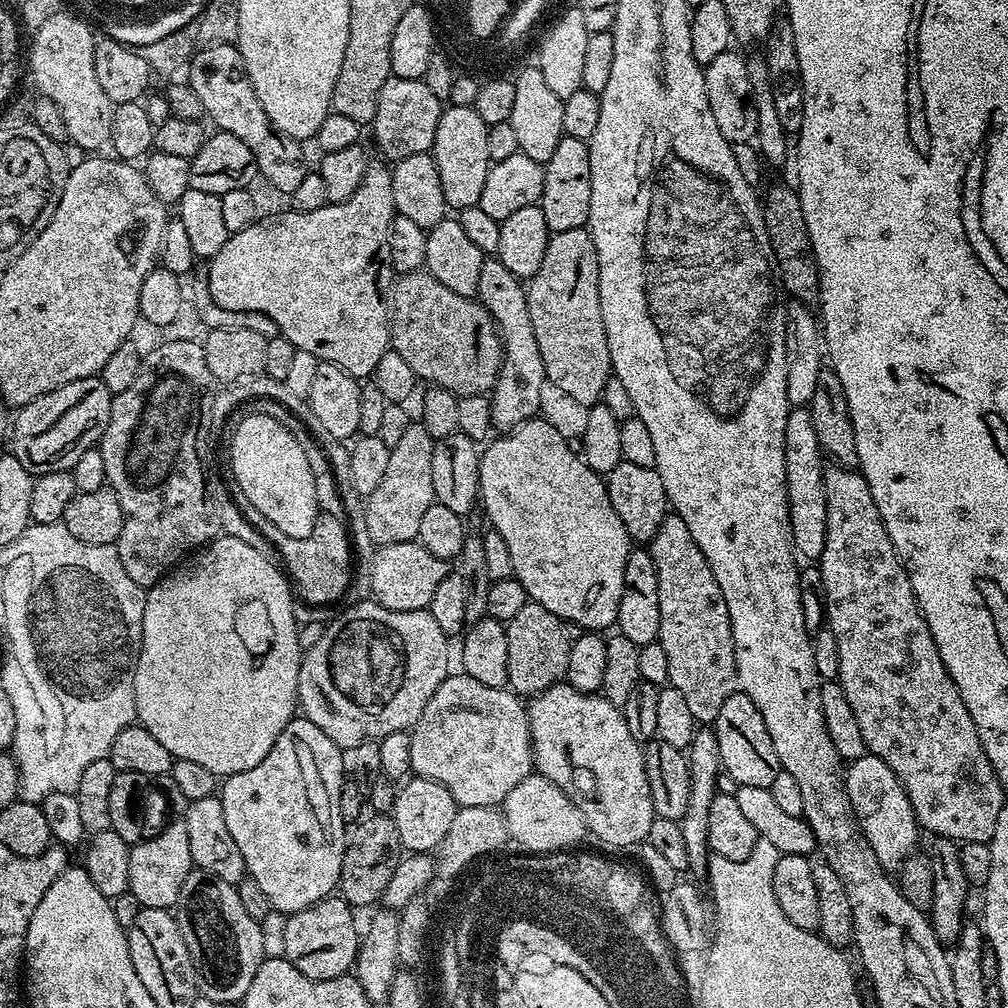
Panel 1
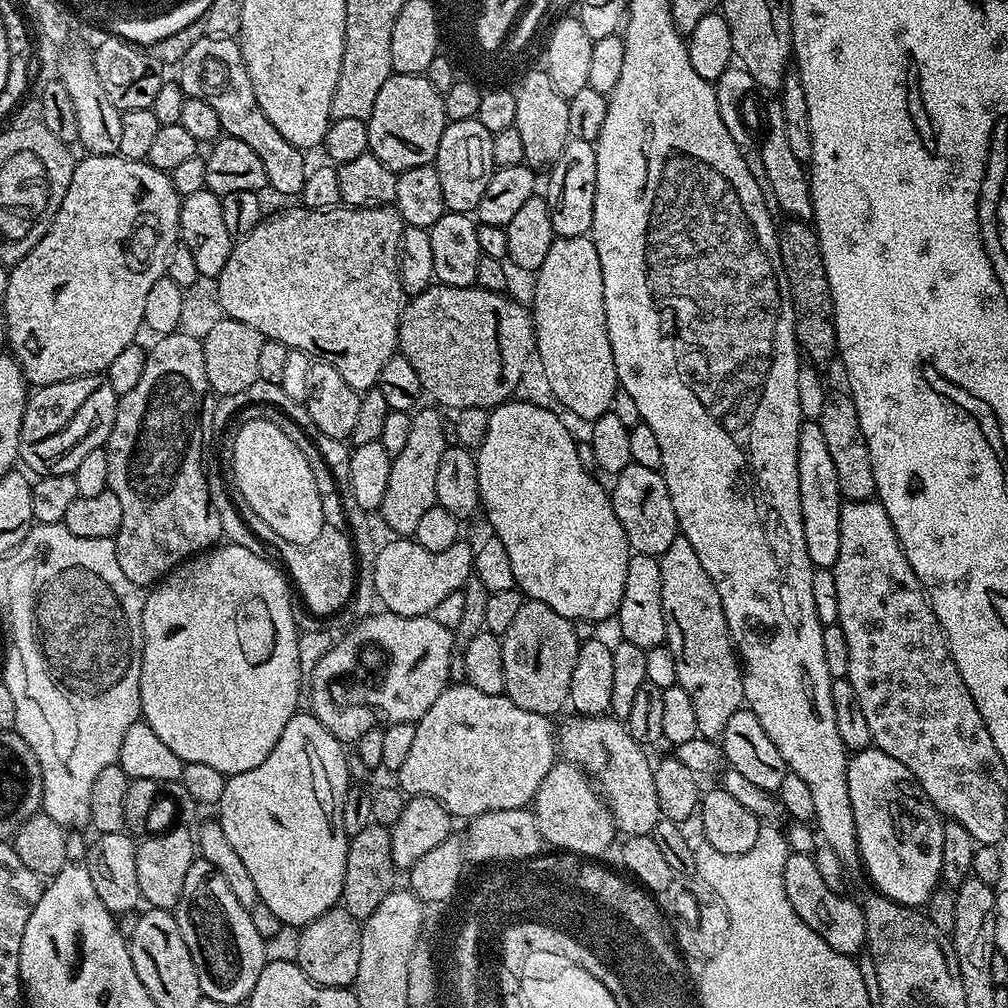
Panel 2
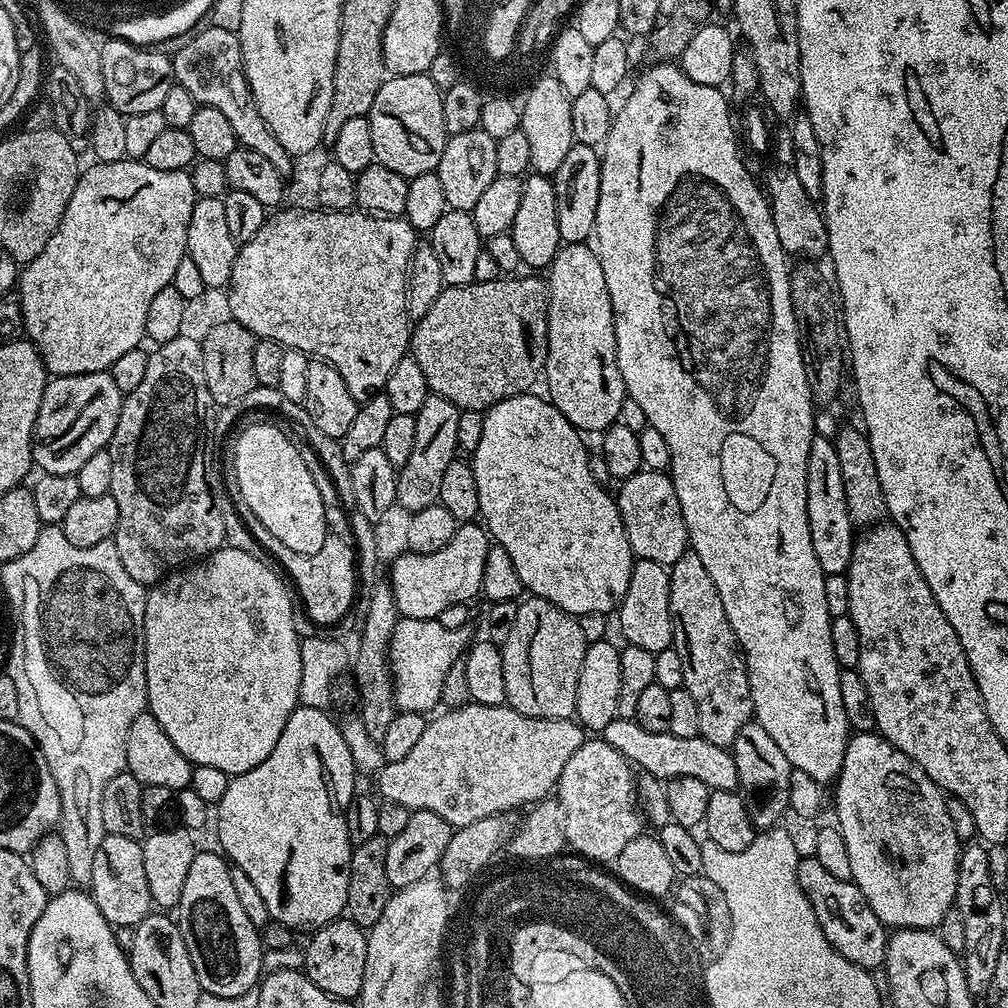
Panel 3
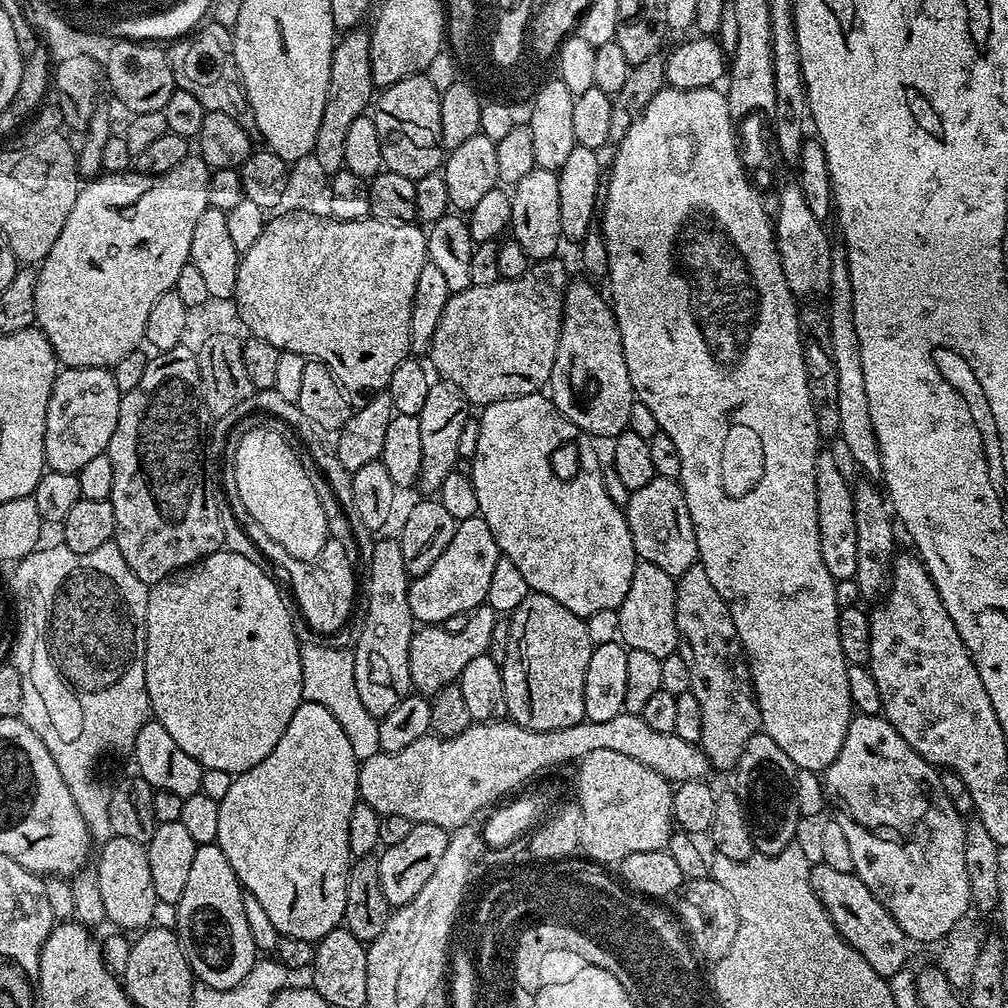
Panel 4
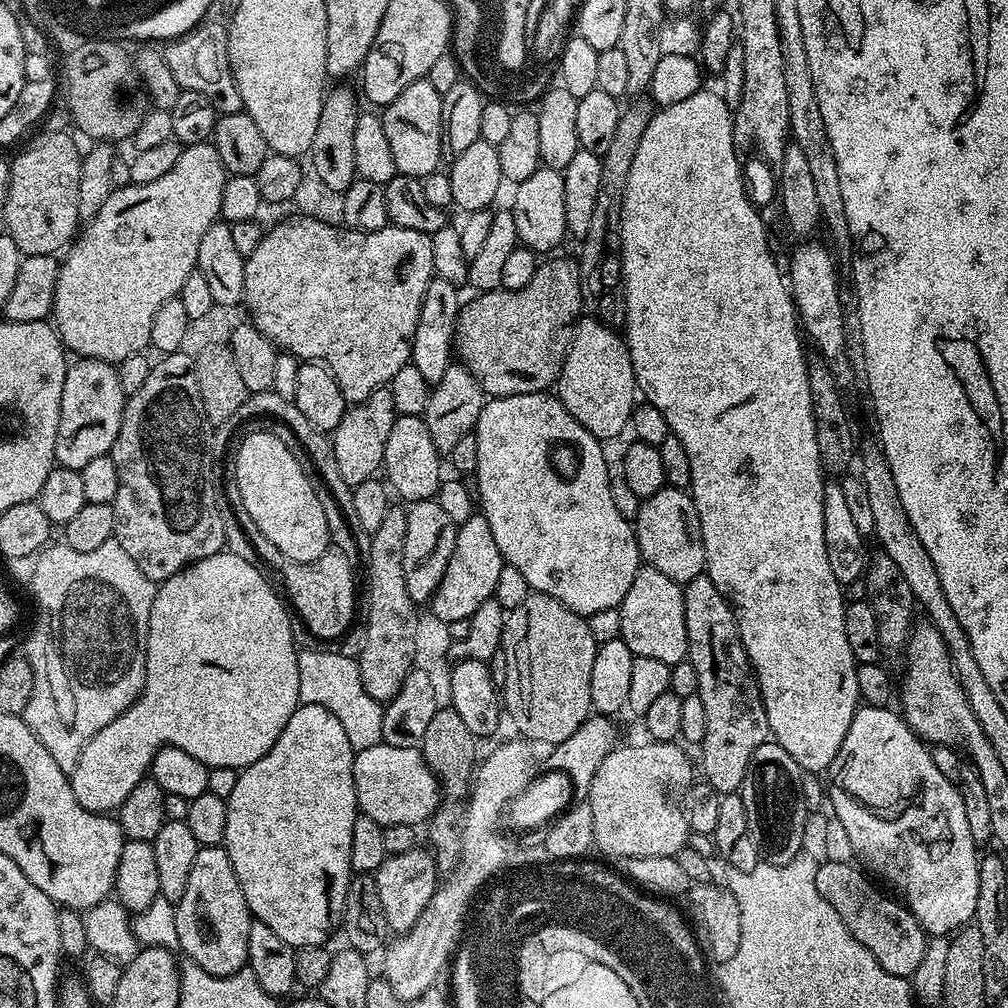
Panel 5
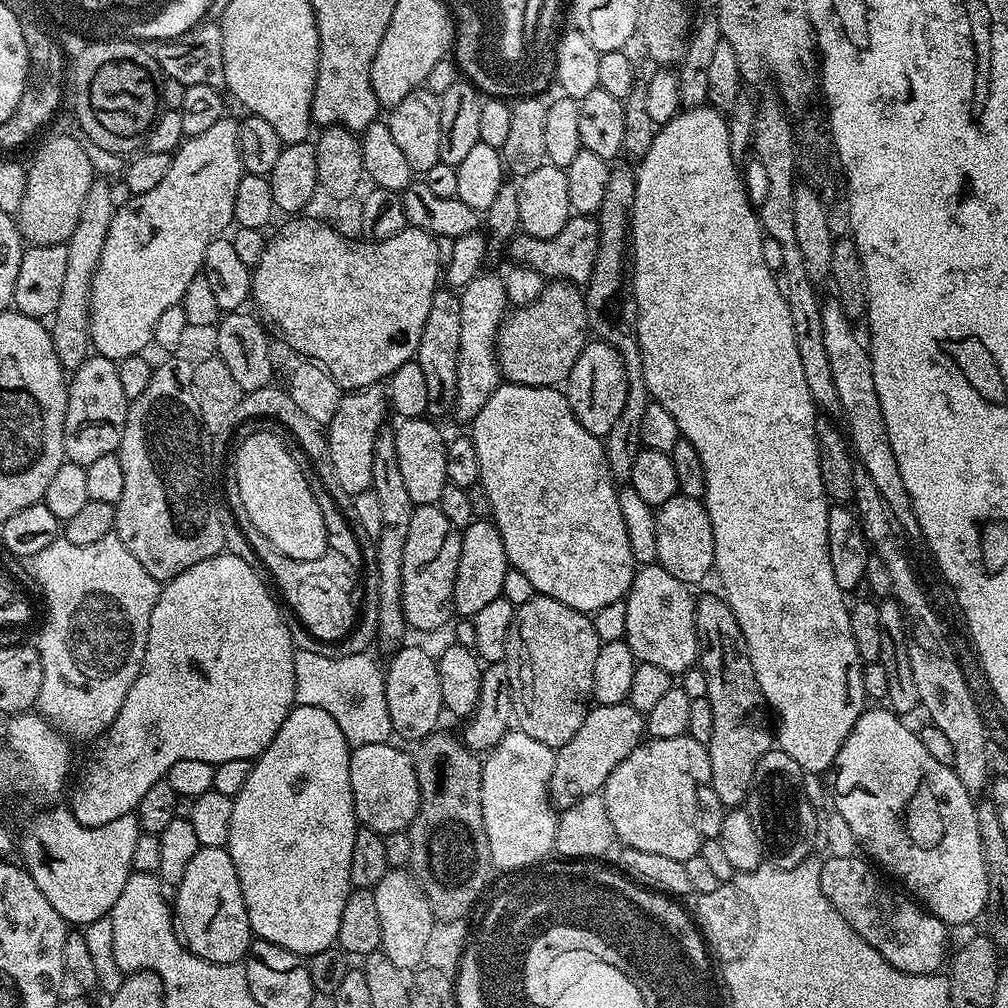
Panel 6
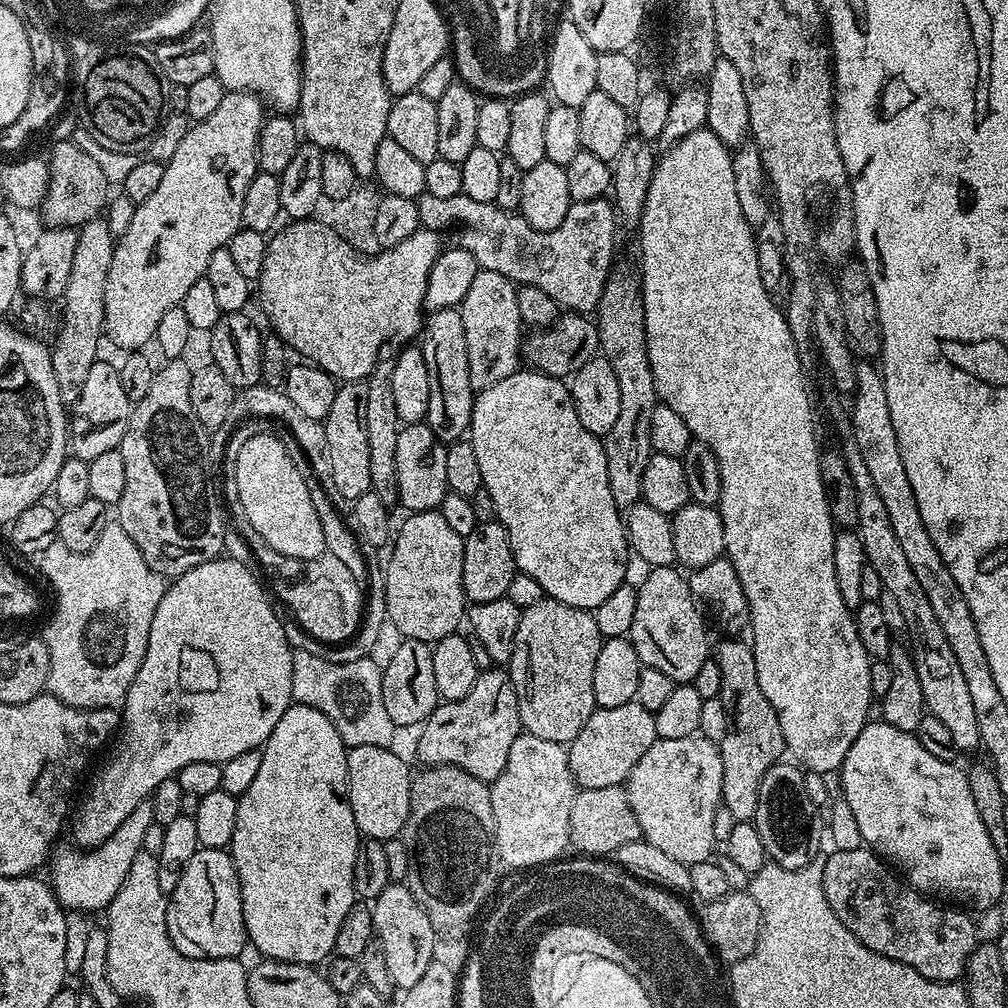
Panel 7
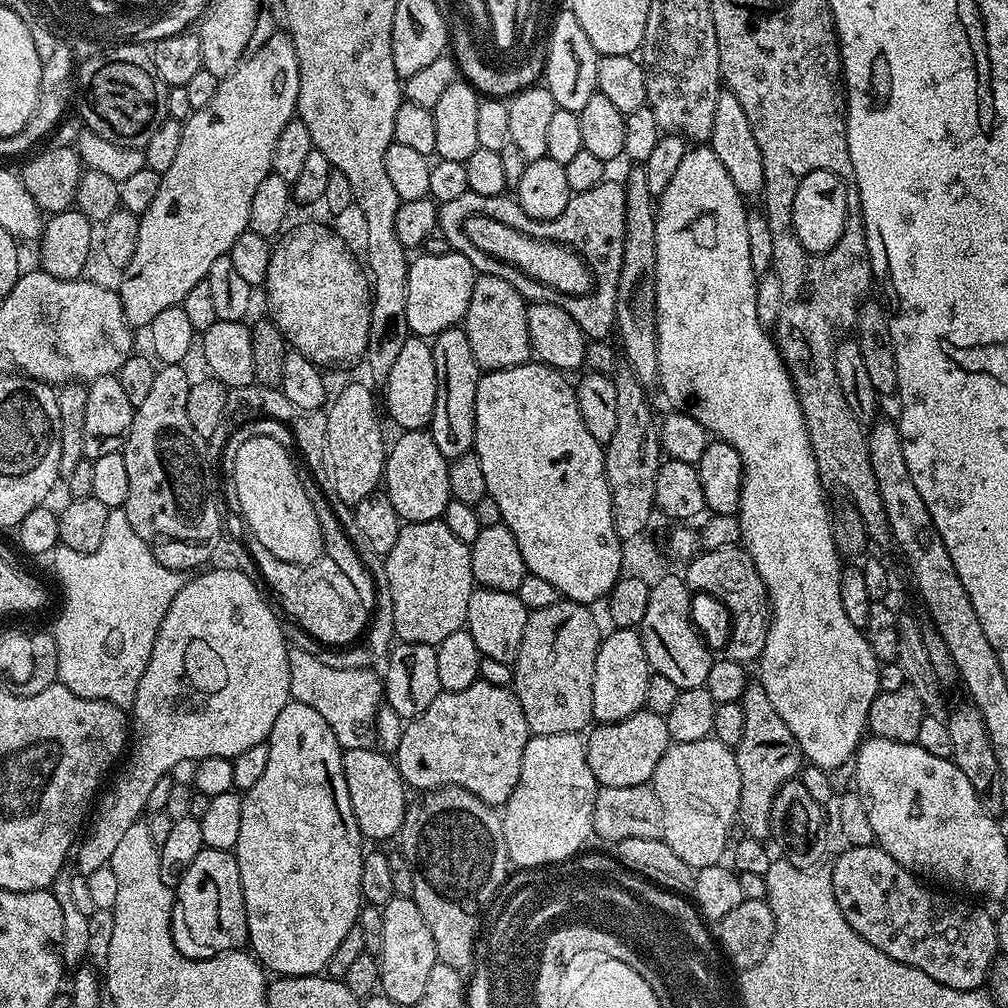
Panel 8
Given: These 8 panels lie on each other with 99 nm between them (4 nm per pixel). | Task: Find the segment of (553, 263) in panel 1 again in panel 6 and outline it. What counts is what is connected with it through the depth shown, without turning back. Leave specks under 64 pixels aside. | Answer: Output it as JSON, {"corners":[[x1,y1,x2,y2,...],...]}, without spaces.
{"corners":[[599,338,589,339,582,354,578,354,578,362,574,362,574,370,570,370,566,381,568,405,590,434,605,437,608,431,618,422,618,414,622,414,622,406,626,406,628,379,622,358,614,346]]}

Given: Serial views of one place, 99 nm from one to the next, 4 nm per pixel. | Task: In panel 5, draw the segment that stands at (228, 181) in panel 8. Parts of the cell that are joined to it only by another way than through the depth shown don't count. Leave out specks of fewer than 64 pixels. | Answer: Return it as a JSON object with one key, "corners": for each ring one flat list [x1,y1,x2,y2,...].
{"corners":[[205,142,187,145,170,171,154,182,128,182,125,188,113,187,101,209,79,229,59,261,51,319,69,353,77,352,75,355,85,360,119,362,149,345,150,325,158,306,177,299,182,282,197,271,198,246,202,234,220,220,222,190,228,178,218,150,211,142]]}

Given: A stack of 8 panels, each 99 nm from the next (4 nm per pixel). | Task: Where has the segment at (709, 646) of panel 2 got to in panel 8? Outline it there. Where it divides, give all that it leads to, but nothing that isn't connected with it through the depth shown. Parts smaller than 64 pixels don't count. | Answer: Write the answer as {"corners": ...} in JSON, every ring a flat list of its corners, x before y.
{"corners":[[750,682,740,699,744,725,742,726,742,742,734,749,738,762,738,774,742,778,740,791,739,827,744,827,745,837,767,841,771,837,770,806,774,806,774,798,778,790,788,780,797,779,801,774,802,757,800,747,790,734,790,726,782,722,778,710,766,698,766,690,759,682]]}

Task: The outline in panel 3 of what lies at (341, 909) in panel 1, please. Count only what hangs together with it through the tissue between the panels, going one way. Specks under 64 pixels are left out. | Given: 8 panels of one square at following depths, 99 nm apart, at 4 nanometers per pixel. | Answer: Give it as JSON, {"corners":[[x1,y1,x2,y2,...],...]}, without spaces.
{"corners":[[337,918,321,928,315,929,308,940,308,949,304,952,302,971,309,976,326,994,338,1000,355,1001,362,990,362,974,366,974,365,929,358,927,353,920]]}

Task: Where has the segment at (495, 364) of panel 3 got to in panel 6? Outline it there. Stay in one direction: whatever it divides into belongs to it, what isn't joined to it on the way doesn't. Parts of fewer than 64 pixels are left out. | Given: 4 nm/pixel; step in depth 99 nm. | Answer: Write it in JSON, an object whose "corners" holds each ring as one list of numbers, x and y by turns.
{"corners":[[567,280,545,283,542,294,530,306,512,308,496,335,496,361,507,383,554,388,568,379,578,354,590,339,583,291]]}

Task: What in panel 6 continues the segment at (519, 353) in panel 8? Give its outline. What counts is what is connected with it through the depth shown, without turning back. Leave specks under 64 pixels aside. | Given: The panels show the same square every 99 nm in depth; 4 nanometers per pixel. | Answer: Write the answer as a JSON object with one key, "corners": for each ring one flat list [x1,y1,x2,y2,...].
{"corners":[[499,275,476,276,459,293,462,306,462,342,458,342,458,386,454,416,465,422,475,420,476,416,490,402,502,383,500,367,496,361,496,335,510,305,506,298,503,279]]}

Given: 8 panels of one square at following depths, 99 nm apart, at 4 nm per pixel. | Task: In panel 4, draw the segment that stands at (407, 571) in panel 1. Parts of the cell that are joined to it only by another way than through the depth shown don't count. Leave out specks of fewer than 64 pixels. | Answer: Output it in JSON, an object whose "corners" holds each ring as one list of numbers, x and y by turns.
{"corners":[[482,517,466,518,459,521,454,530,454,538,450,538,450,546,442,550,438,562,430,566,420,576,411,577,408,586,408,601,412,611,413,621,419,622,424,626,443,625,446,618,454,618,454,614,471,614,486,601,486,590,490,590,490,577,494,574,494,565,501,558,498,542,494,542,494,534,490,534,490,526]]}

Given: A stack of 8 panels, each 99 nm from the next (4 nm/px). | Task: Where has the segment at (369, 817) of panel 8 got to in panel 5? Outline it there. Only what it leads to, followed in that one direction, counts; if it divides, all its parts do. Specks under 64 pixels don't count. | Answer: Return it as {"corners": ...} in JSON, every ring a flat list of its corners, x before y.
{"corners":[[381,742,354,755,356,806,363,815,383,825,406,823,420,826,442,803,440,781,430,770,419,747,395,748]]}

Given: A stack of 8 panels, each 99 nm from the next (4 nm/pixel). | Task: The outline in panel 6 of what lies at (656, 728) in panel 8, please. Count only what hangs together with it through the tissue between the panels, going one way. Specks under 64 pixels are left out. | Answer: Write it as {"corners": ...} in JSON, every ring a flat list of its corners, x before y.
{"corners":[[627,702,591,707,574,737,555,751,554,770,549,784,553,807,561,812,570,809,582,797,597,795,614,766,641,743,645,732,643,715]]}

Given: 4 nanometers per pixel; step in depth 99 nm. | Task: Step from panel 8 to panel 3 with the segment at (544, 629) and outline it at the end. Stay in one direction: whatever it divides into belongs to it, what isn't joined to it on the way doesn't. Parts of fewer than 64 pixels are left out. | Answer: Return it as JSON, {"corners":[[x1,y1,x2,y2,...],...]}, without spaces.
{"corners":[[529,595,516,606,514,626,510,638,502,645,502,674,506,678,506,703,508,707,534,718,547,720,570,720,576,715,578,698,578,670,582,670,582,658,589,643,582,634,582,626,577,617,563,612,558,606,541,596]]}

